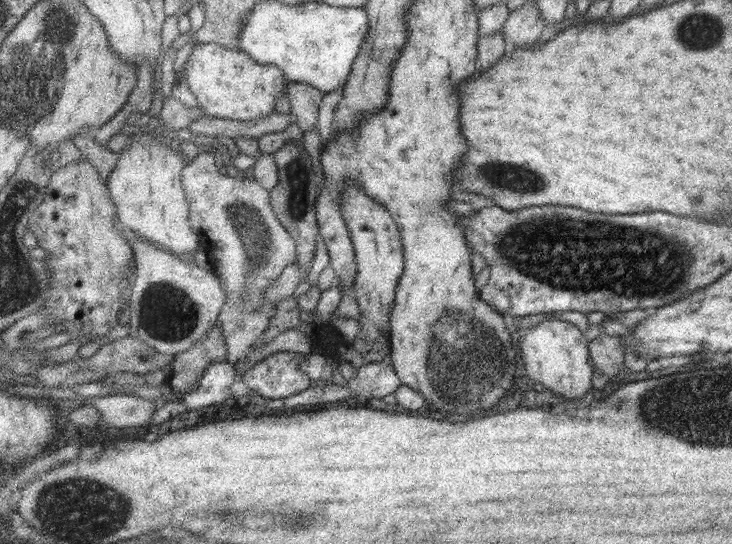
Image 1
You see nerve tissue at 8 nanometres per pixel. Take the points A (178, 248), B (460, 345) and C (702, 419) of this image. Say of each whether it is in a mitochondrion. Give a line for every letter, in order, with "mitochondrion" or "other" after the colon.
A: other
B: mitochondrion
C: mitochondrion

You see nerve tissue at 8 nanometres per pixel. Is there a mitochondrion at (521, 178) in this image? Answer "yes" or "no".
yes

